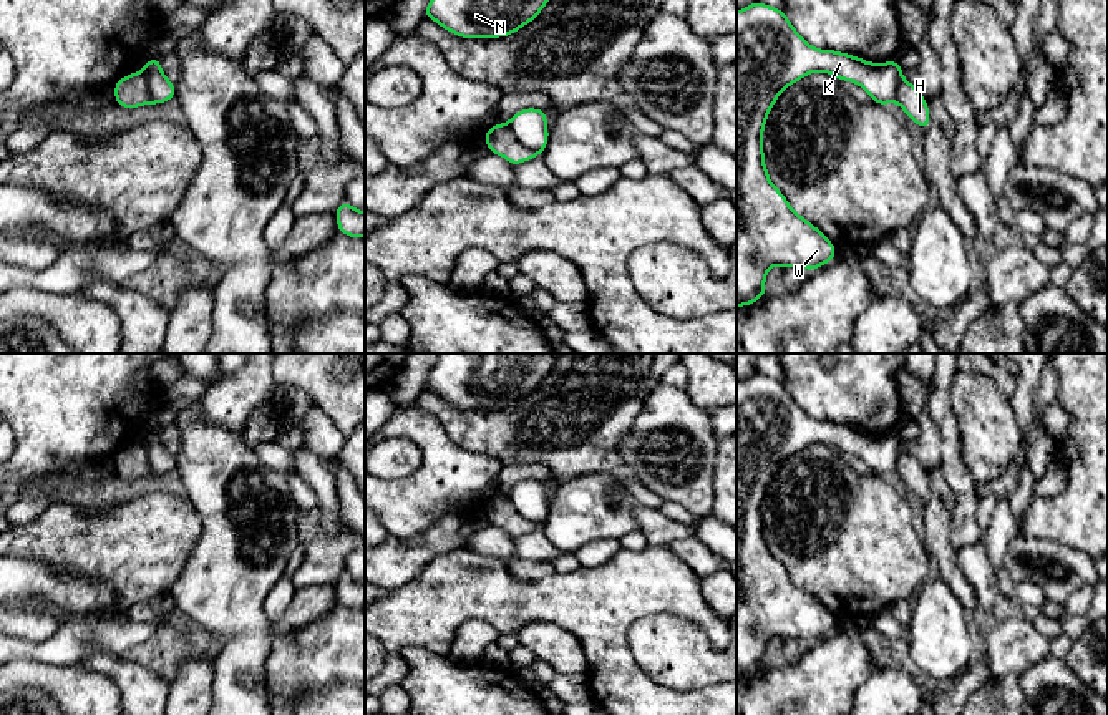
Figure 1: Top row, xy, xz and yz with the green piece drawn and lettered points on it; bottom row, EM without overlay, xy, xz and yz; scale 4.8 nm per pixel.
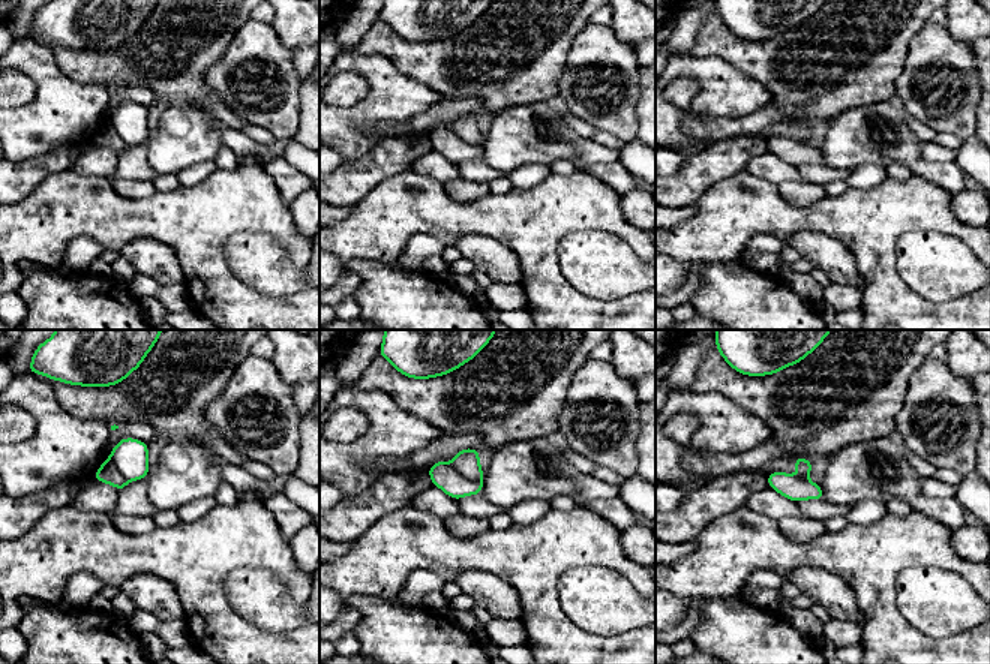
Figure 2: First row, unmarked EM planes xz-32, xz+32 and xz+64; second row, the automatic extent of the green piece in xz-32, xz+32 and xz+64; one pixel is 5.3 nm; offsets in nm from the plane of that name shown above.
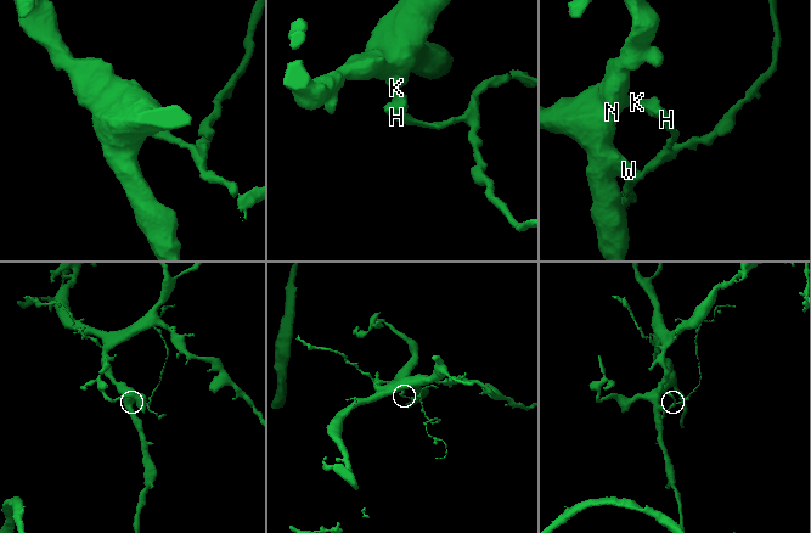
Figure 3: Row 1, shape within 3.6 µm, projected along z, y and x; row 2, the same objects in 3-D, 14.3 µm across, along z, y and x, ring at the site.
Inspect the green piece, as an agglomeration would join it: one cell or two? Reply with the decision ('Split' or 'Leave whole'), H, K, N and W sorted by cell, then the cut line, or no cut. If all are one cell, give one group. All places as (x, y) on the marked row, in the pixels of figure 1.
Split. Groups: H / K N W. Split along xz (505, 125), (524, 146), (541, 153)

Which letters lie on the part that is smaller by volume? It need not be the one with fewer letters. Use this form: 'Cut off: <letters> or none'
Cut off: H

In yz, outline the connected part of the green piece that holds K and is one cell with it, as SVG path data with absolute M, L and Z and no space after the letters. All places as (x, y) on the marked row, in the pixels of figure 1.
M756 0L736 12L736 307L748 307L768 295L765 280L773 265L811 272L838 255L834 244L771 184L761 143L768 114L781 91L814 71L859 85L881 106L896 101L902 78L899 60L869 63L808 45L780 8Z

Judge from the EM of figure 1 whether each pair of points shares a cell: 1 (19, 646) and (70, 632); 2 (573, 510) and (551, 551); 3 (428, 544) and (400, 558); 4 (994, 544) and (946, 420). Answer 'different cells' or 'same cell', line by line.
1: same cell
2: different cells
3: same cell
4: different cells

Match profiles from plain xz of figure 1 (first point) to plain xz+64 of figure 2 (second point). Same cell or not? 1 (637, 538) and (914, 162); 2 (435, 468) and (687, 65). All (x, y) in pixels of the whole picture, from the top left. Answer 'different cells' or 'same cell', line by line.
1: different cells
2: same cell

